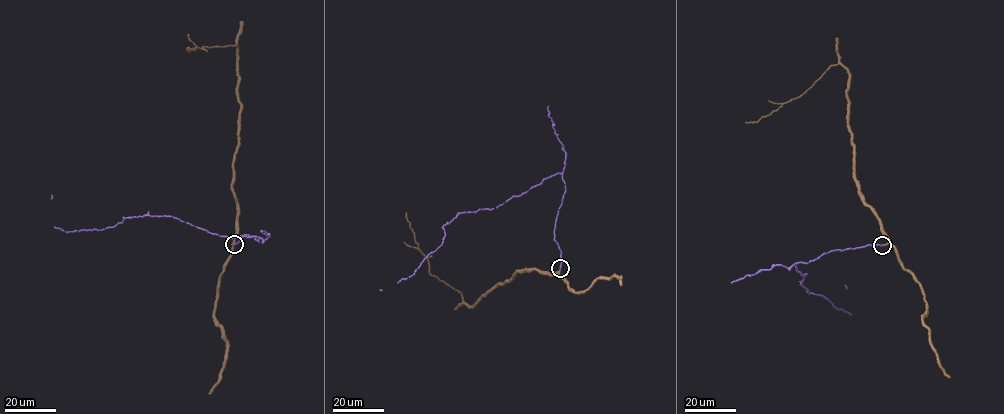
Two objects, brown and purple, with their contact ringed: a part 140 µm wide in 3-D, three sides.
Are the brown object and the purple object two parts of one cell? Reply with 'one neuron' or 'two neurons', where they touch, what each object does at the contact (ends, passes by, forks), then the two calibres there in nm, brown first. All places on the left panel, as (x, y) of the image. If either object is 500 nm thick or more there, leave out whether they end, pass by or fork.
one neuron | (234, 244) | brown ends | purple ends | 200/200 nm

